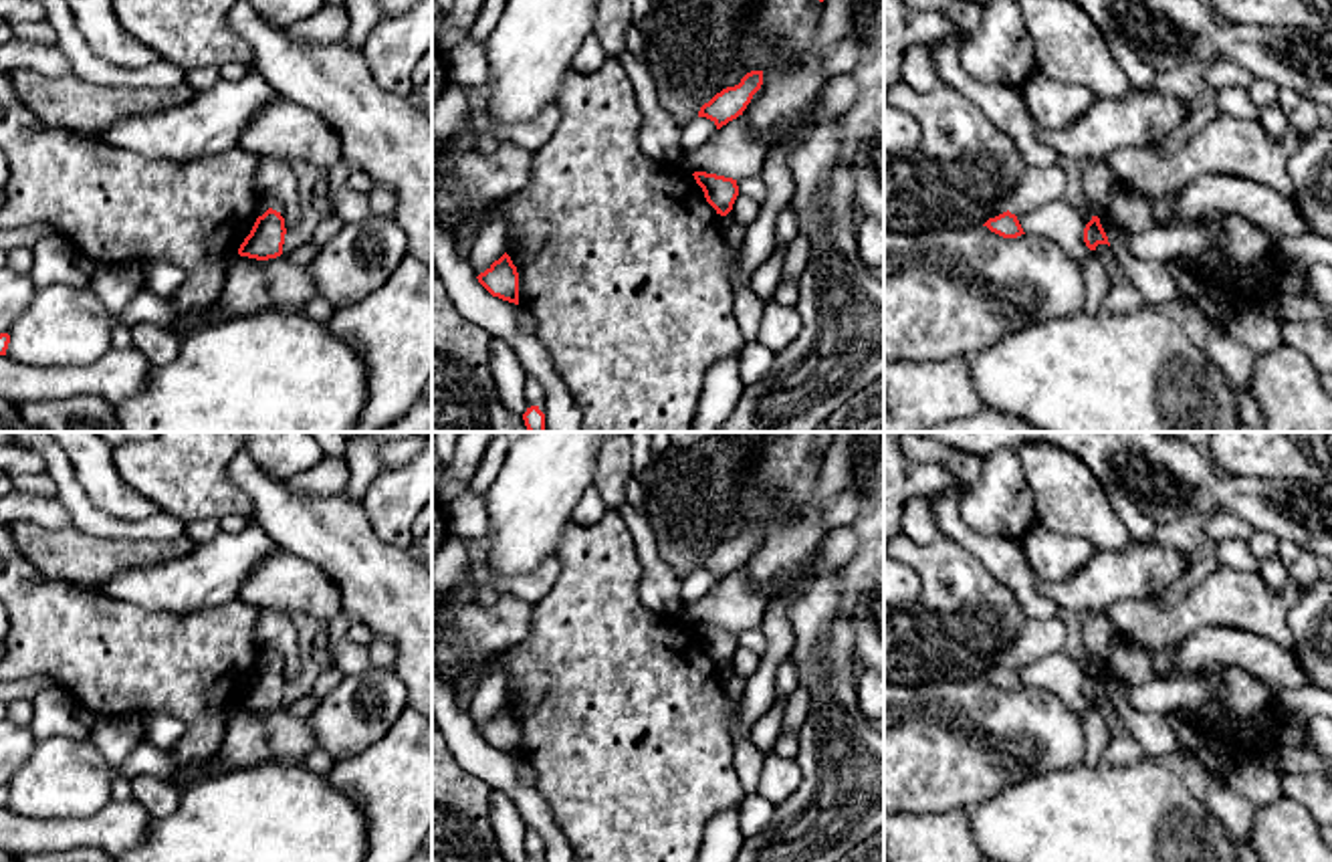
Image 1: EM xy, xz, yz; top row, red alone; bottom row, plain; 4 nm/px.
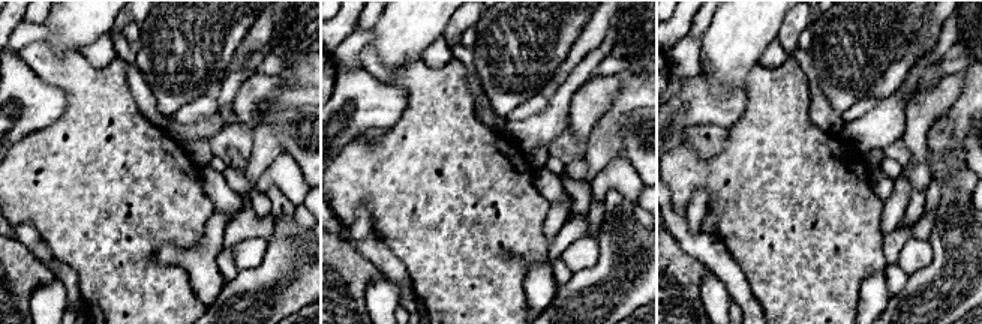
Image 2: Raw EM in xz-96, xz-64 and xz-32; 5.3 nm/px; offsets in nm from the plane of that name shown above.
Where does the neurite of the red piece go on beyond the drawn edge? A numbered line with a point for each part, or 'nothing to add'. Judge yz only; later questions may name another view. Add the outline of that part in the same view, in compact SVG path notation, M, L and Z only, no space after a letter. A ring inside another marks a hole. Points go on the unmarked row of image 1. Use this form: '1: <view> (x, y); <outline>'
1: yz (1088, 661); M1086 650L1082 654L1082 670L1084 670L1084 674L1090 674L1094 668L1100 670L1100 666L1102 666L1100 658L1094 656L1090 650Z

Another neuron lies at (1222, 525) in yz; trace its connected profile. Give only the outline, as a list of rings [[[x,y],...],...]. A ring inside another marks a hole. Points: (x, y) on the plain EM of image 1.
[[[1215,509],[1209,515],[1205,525],[1205,535],[1219,543],[1219,541],[1247,541],[1253,533],[1253,527],[1239,515]]]

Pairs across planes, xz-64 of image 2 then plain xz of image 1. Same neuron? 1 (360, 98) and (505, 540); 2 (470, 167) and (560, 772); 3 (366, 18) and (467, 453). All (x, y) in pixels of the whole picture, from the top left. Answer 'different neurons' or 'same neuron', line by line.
1: different neurons
2: same neuron
3: different neurons

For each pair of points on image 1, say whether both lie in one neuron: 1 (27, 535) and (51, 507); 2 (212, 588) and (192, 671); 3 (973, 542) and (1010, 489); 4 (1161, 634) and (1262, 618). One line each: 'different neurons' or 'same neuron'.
1: different neurons
2: different neurons
3: different neurons
4: same neuron

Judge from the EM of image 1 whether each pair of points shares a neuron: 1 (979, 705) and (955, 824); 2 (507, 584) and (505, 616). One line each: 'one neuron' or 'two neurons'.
1: two neurons
2: two neurons

